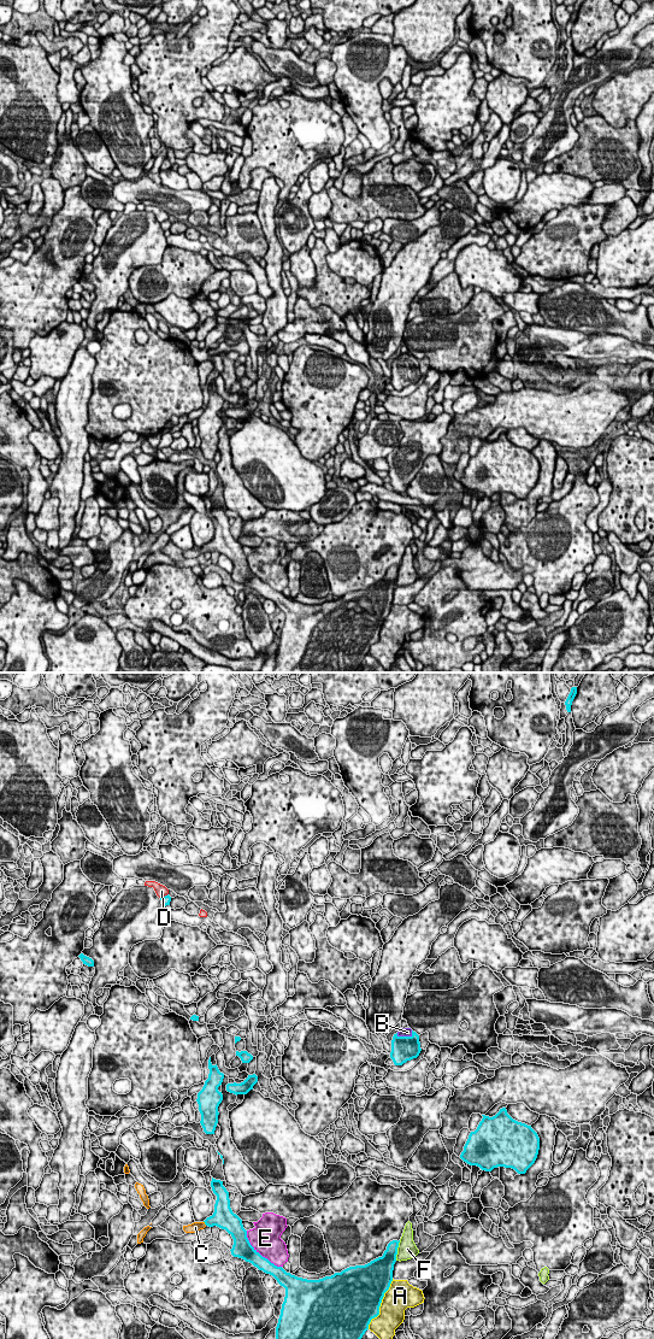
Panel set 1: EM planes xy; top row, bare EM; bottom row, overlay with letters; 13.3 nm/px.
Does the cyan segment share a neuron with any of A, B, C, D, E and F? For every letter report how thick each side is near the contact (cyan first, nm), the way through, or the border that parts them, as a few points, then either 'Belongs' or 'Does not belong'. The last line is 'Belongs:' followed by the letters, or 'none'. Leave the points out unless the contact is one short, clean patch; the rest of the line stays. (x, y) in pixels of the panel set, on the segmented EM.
A: Thickness 500 nm (cyan) against 360 nm. Does not belong
B: Thickness 340 nm (cyan) against 130 nm. Belongs
C: Thickness 280 nm (cyan) against 140 nm. Path across: xy (222, 1217), (205, 1223), (195, 1227). Belongs
D: Thickness 130 nm (cyan) against 160 nm. Does not belong
E: Thickness 260 nm (cyan) against 400 nm. Does not belong
F: Thickness 240 nm (cyan) against 240 nm. Does not belong
Belongs: B, C

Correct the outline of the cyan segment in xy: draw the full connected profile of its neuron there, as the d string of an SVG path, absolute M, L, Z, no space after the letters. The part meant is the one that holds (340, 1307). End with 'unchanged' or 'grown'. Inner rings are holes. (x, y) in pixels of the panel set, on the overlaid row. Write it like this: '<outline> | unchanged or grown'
M212 1178L211 1187L217 1196L214 1212L204 1222L183 1226L185 1233L198 1233L206 1226L225 1229L234 1239L231 1255L252 1263L259 1270L272 1275L285 1288L281 1315L276 1327L276 1339L361 1339L369 1329L372 1319L379 1315L379 1306L384 1293L393 1281L400 1240L388 1244L382 1257L365 1265L349 1267L341 1273L319 1280L307 1280L287 1273L267 1258L263 1257L249 1243L242 1220L230 1208L229 1192L223 1181Z | grown

